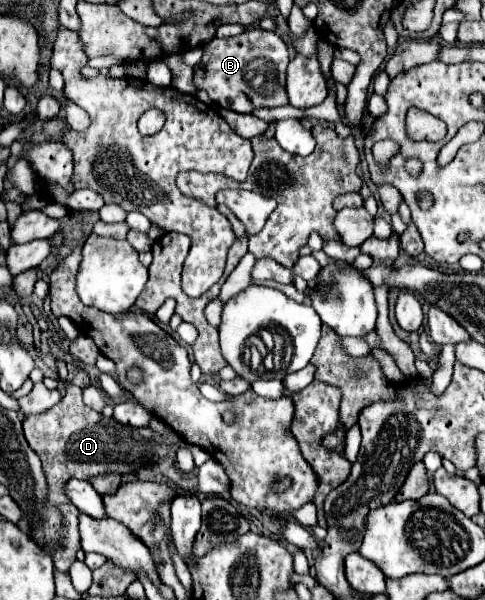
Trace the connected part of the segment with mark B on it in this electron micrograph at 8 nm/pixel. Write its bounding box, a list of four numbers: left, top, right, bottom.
[194,28,288,114]

